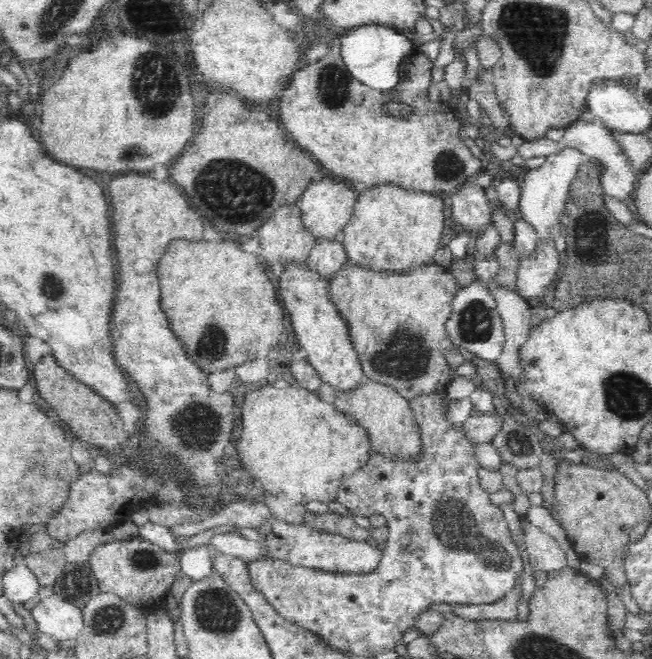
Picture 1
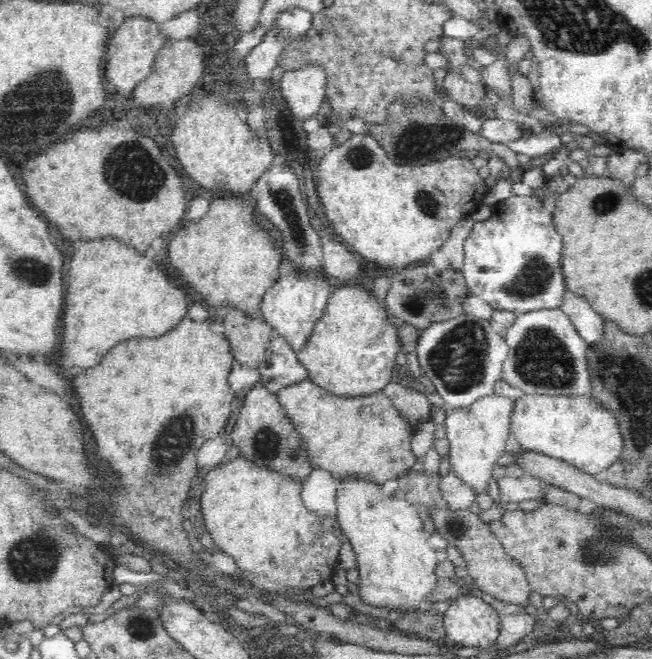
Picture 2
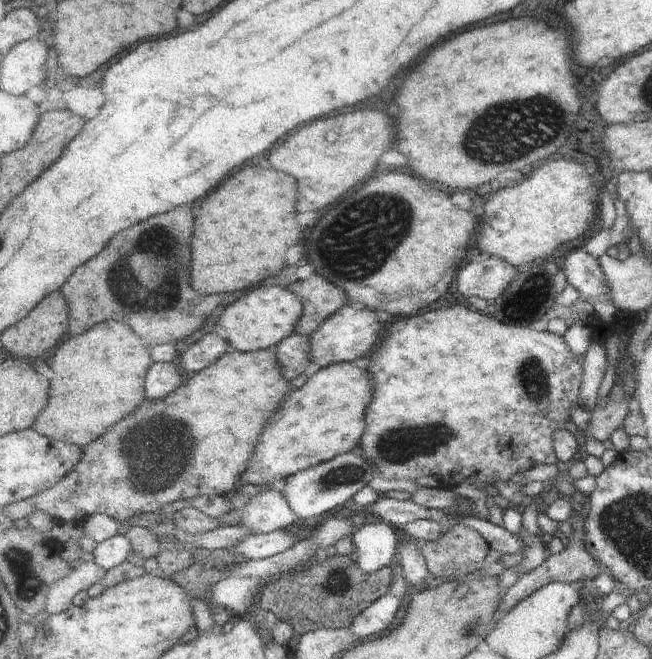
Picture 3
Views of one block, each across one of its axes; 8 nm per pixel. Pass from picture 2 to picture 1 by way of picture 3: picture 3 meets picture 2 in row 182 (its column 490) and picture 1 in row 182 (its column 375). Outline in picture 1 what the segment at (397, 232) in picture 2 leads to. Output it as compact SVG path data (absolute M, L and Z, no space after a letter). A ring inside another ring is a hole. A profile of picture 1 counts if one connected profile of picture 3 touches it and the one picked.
M334 38L334 40L330 42L330 52L324 54L324 60L320 58L320 62L300 64L296 72L294 72L294 80L289 80L290 88L284 92L284 98L282 98L282 104L280 104L284 128L286 128L286 130L290 132L290 136L298 142L300 148L308 150L308 153L313 154L313 156L317 158L326 173L333 175L334 178L342 178L342 180L346 180L346 182L364 189L370 189L378 184L386 185L387 183L393 183L394 185L400 185L400 187L406 189L412 188L414 191L429 191L430 193L442 194L454 193L456 190L460 189L468 179L478 175L482 171L482 160L478 160L478 158L470 152L470 149L466 146L464 141L460 140L458 137L458 133L462 127L460 116L450 106L448 101L432 102L432 100L428 99L428 88L430 88L430 84L432 84L432 68L434 68L434 64L429 57L420 52L414 52L412 55L407 56L401 64L399 85L396 85L392 90L384 92L374 90L354 79L350 71L346 68L346 65L344 65L339 48L340 38ZM388 102L402 102L402 104L408 104L408 106L412 106L412 114L410 114L409 118L395 118L390 115L386 109L385 104L388 104Z

